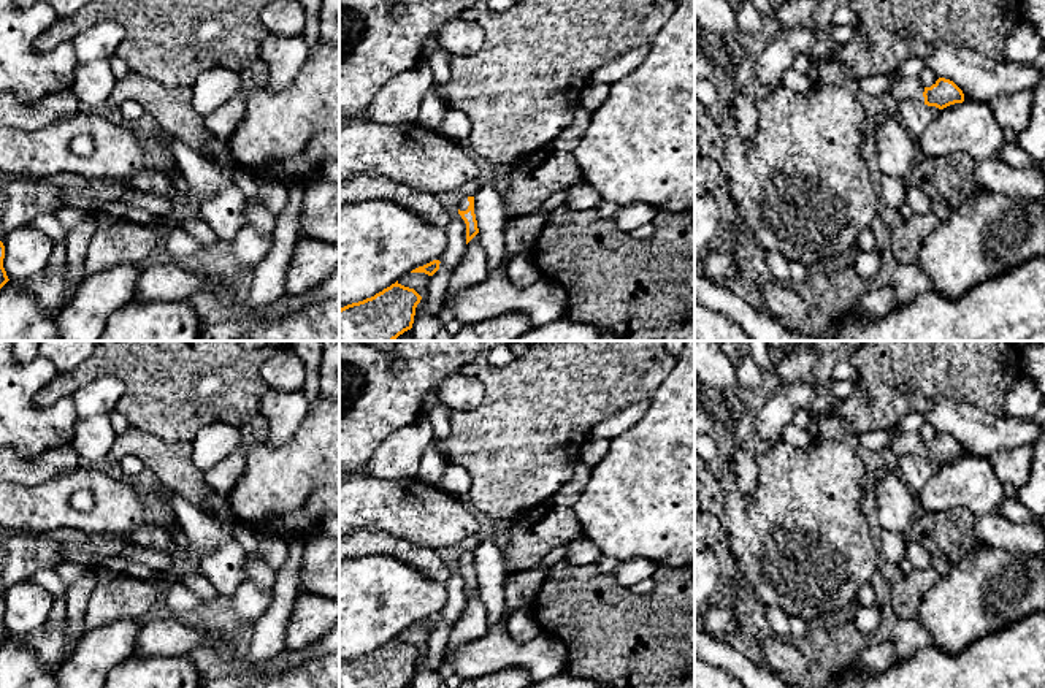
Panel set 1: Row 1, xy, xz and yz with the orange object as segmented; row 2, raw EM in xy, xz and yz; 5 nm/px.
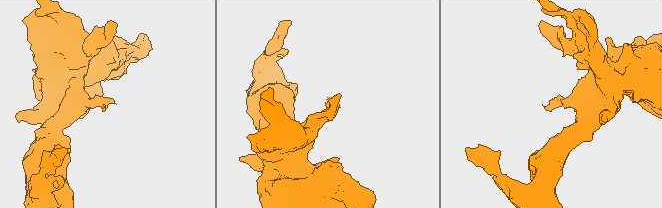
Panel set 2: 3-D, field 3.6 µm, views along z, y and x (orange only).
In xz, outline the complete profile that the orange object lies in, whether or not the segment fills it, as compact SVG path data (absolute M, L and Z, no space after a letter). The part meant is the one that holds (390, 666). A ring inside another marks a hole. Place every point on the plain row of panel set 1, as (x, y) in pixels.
M398 636L371 653L339 664L339 688L404 688L422 652Z

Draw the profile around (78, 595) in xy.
M92 571L89 575L76 580L68 587L65 594L67 599L67 633L70 636L71 644L76 647L82 634L86 633L86 610L89 604L89 598L98 583L97 572Z

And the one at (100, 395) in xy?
M100 376L84 384L71 398L81 420L111 414L124 393L124 384L111 376Z

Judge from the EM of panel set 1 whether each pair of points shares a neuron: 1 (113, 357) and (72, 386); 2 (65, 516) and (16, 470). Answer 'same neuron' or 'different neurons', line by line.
1: same neuron
2: different neurons

